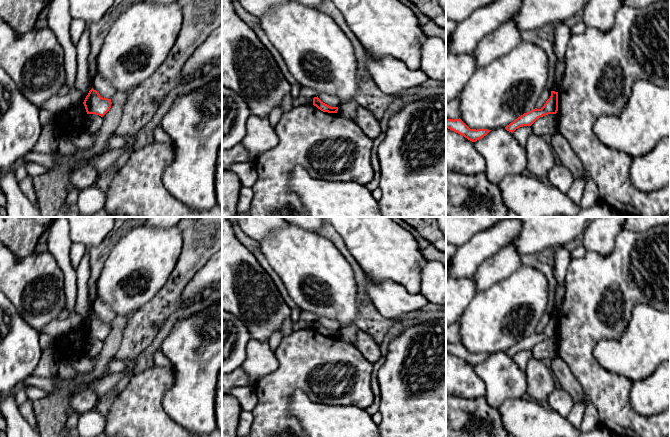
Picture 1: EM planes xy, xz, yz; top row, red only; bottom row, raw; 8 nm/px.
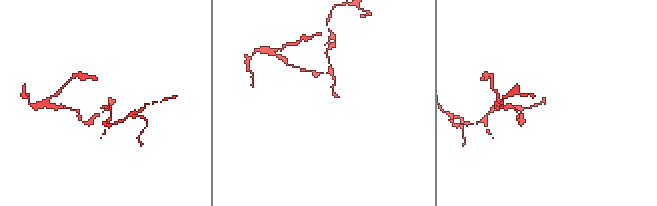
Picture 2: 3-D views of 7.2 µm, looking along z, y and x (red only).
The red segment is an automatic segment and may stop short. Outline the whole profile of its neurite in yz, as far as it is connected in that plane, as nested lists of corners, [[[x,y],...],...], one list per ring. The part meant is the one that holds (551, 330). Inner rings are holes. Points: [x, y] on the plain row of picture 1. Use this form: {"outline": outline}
{"outline": [[[551,315],[550,322],[546,325],[541,333],[533,333],[527,337],[524,337],[512,347],[507,349],[505,353],[513,357],[516,353],[523,350],[531,350],[538,342],[548,338],[556,338],[558,335],[558,316]]]}

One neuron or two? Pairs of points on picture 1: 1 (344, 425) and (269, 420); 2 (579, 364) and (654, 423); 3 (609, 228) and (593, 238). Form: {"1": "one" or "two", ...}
{"1": "two", "2": "one", "3": "one"}

